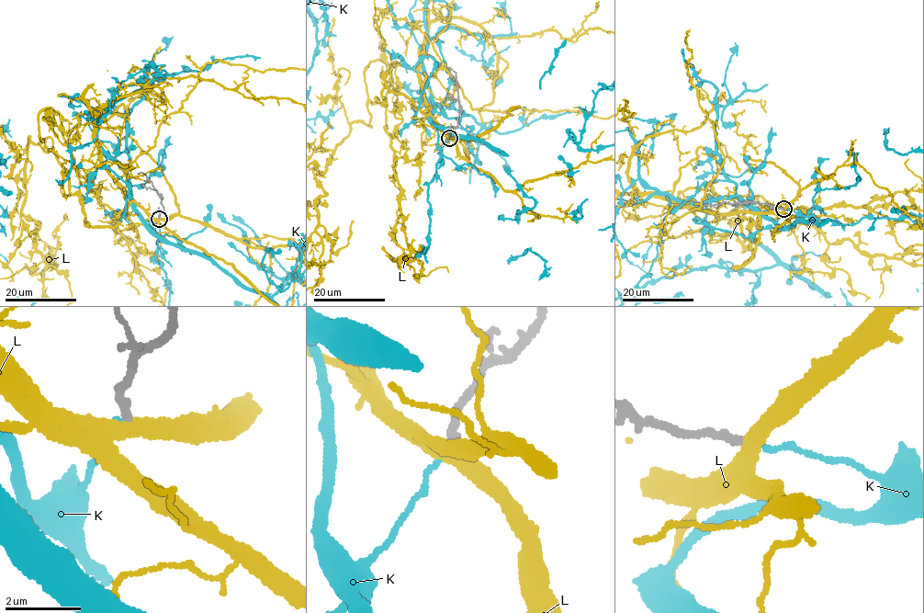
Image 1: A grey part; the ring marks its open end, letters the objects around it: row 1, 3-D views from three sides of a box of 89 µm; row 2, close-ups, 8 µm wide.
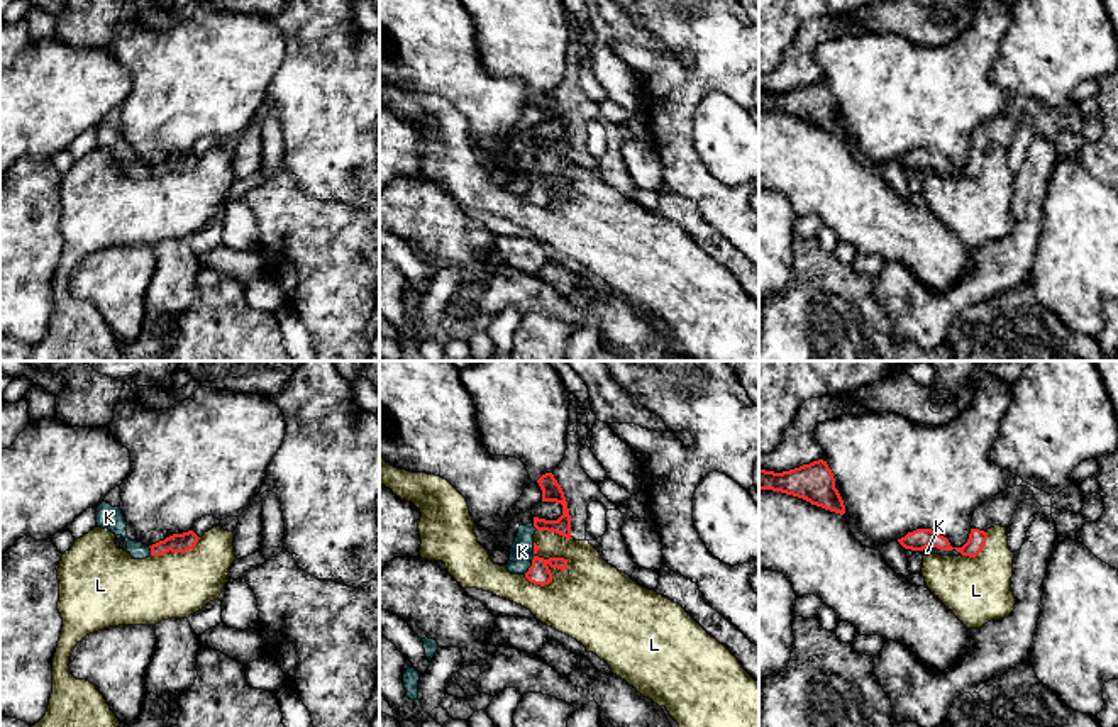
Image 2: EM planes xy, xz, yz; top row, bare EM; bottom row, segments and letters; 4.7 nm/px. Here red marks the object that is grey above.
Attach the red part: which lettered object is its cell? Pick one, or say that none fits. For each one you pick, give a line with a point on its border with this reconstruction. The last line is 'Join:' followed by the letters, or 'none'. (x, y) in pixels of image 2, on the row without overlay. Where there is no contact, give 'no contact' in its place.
Join: none

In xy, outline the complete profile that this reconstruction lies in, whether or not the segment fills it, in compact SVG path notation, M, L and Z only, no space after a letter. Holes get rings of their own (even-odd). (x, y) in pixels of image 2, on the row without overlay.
M193 151L183 153L183 154L173 154L166 158L164 161L159 161L151 168L151 176L163 176L166 173L188 173L193 169L198 163L198 156Z

